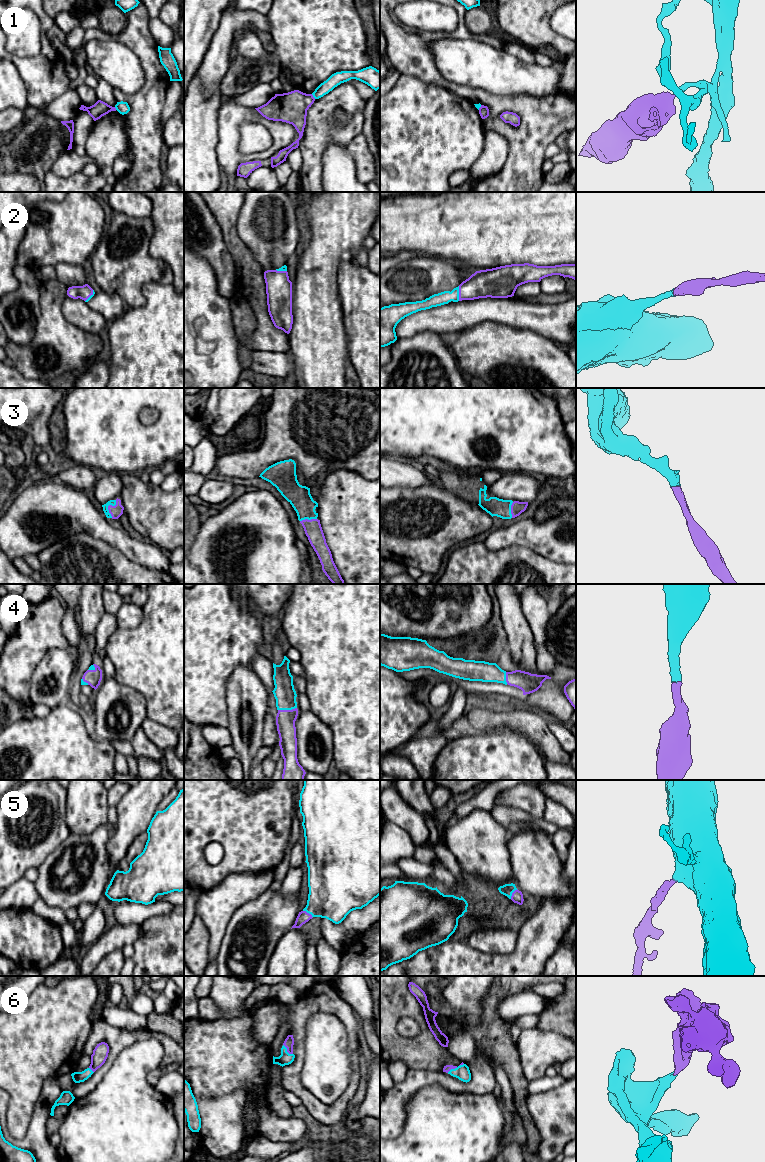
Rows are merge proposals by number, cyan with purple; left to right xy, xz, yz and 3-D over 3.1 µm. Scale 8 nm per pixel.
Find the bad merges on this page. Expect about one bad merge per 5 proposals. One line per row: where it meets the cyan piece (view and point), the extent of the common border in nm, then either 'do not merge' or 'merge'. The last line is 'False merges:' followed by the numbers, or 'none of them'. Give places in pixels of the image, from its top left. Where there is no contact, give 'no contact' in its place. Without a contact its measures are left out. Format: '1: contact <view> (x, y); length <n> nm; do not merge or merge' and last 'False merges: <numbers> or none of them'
1: contact xz (313, 96); length 50 nm; do not merge
2: contact yz (458, 293); length 120 nm; merge
3: contact xy (108, 505); length 150 nm; merge
4: contact xz (287, 709); length 150 nm; merge
5: contact xz (308, 912); length 100 nm; merge
6: contact xz (286, 1050); length 120 nm; merge
False merges: 1

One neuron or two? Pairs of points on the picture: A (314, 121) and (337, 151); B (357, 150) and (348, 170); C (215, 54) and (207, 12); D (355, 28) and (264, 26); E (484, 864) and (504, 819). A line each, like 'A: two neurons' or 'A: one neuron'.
A: two neurons
B: two neurons
C: two neurons
D: two neurons
E: two neurons

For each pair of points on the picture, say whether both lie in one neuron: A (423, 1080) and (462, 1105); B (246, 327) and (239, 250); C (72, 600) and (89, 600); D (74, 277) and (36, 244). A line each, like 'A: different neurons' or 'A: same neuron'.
A: different neurons
B: different neurons
C: different neurons
D: different neurons

